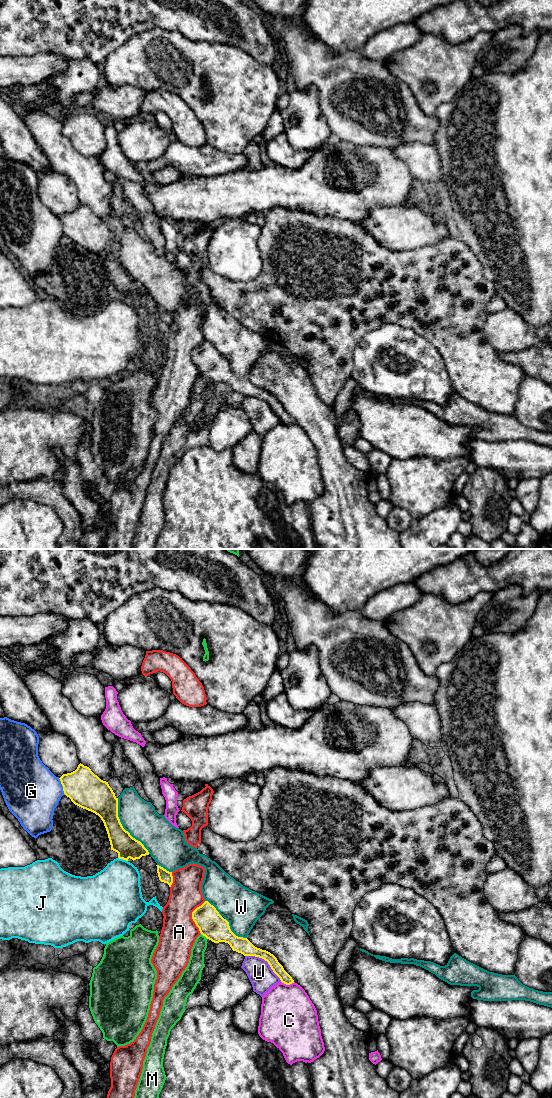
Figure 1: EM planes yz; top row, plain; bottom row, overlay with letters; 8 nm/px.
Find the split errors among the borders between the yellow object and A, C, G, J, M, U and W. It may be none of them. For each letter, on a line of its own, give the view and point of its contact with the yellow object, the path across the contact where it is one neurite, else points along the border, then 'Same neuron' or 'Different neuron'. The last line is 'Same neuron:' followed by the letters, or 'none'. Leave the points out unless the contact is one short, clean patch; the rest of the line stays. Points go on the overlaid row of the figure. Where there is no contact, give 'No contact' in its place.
A: Touches yellow at yz (192, 916). Different neuron
C: Touches yellow at yz (288, 984). Different neuron
G: Touches yellow at yz (62, 785). Different neuron
J: Touches yellow at yz (123, 859). Different neuron
M: Touches yellow at yz (204, 935). Different neuron
U: Touches yellow at yz (266, 960). Boundary: yz (245, 955), (263, 958), (281, 981). Different neuron
W: Touches yellow at yz (122, 827). Different neuron
Same neuron: none

